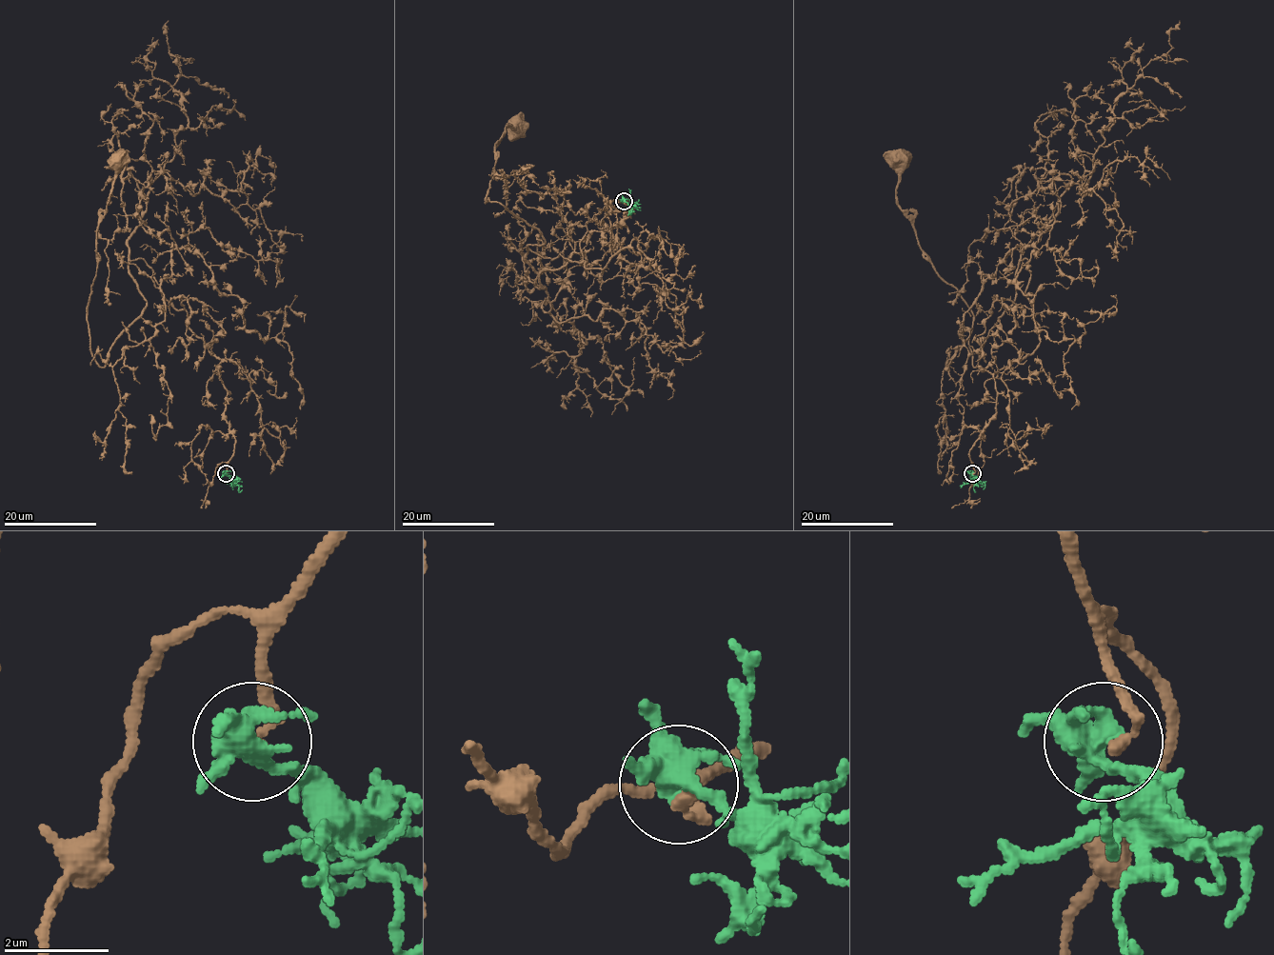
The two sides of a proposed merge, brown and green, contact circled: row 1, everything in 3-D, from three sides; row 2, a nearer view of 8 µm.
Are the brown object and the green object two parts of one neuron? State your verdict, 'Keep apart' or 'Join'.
Keep apart

